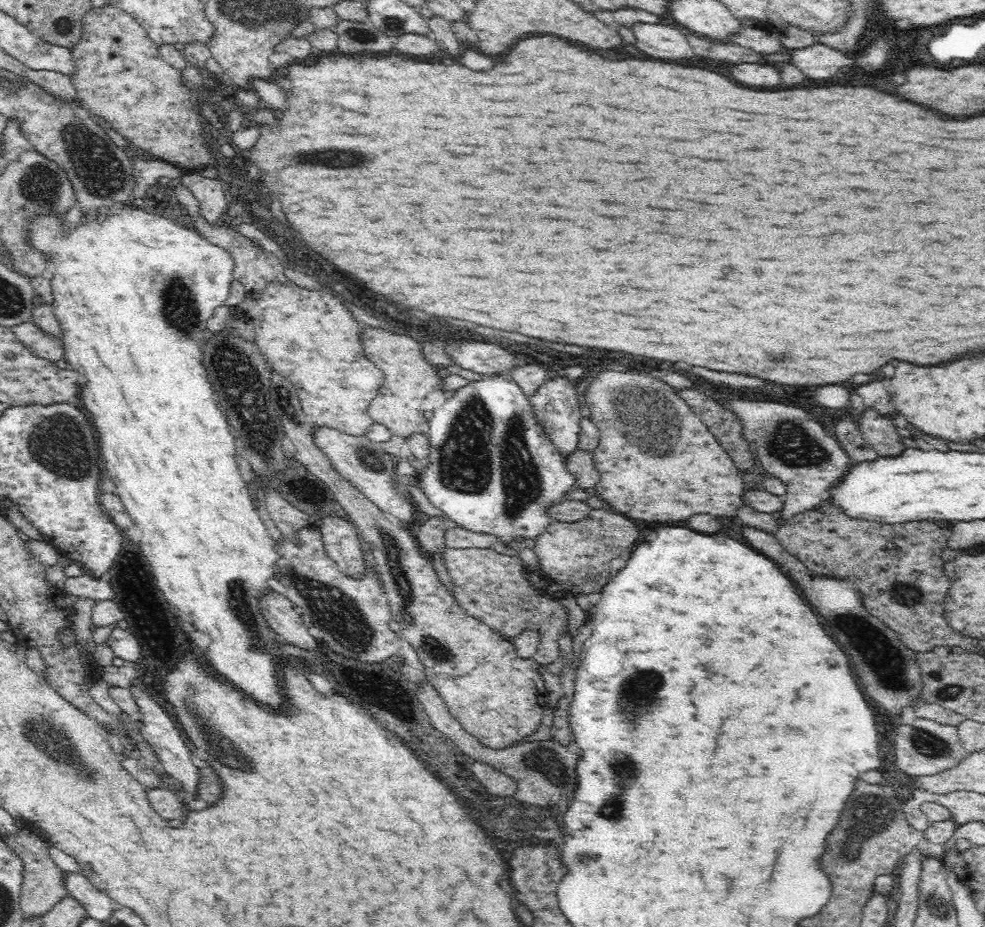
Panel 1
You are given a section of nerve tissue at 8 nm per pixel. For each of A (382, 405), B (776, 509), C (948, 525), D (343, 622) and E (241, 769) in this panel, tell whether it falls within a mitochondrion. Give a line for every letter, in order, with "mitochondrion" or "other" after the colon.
A: other
B: other
C: other
D: mitochondrion
E: mitochondrion

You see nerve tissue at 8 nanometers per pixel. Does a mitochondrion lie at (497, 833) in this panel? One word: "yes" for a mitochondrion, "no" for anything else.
yes

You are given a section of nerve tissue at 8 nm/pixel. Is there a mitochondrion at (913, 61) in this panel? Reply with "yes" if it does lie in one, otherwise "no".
no

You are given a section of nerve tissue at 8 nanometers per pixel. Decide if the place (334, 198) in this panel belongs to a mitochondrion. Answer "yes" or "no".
no

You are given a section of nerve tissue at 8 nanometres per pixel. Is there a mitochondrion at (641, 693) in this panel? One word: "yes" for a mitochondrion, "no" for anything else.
yes

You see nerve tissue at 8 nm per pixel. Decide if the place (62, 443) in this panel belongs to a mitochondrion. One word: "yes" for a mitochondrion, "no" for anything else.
yes

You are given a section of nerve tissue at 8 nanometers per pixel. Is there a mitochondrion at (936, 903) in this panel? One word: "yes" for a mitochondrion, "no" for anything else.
yes

